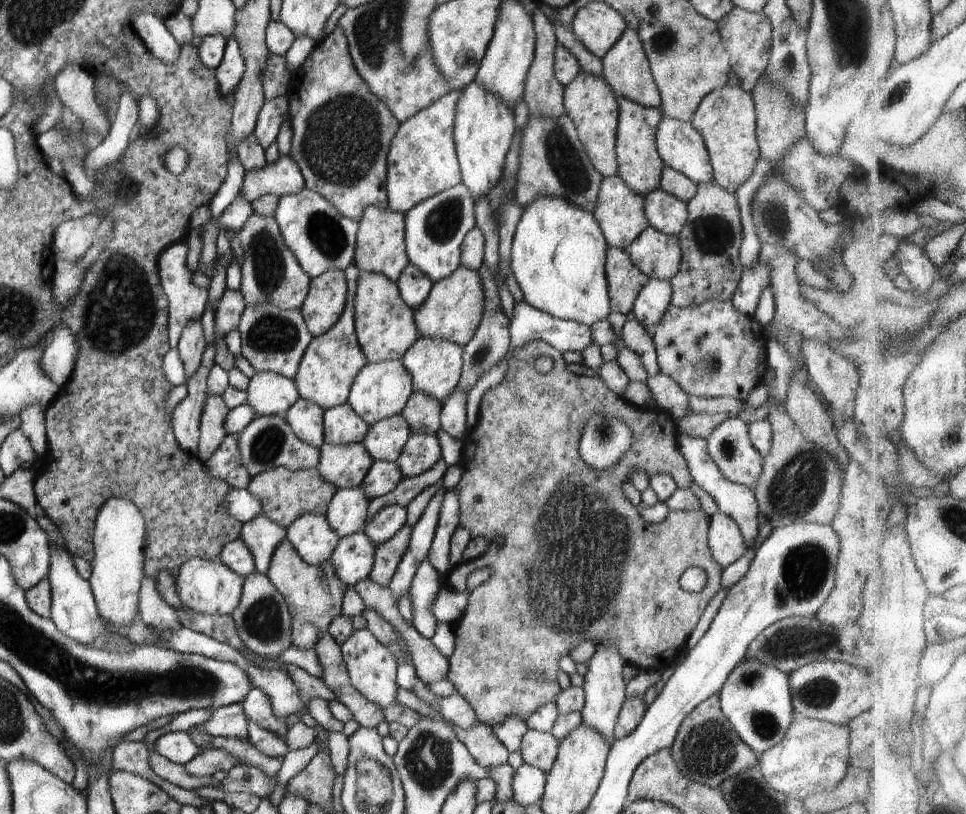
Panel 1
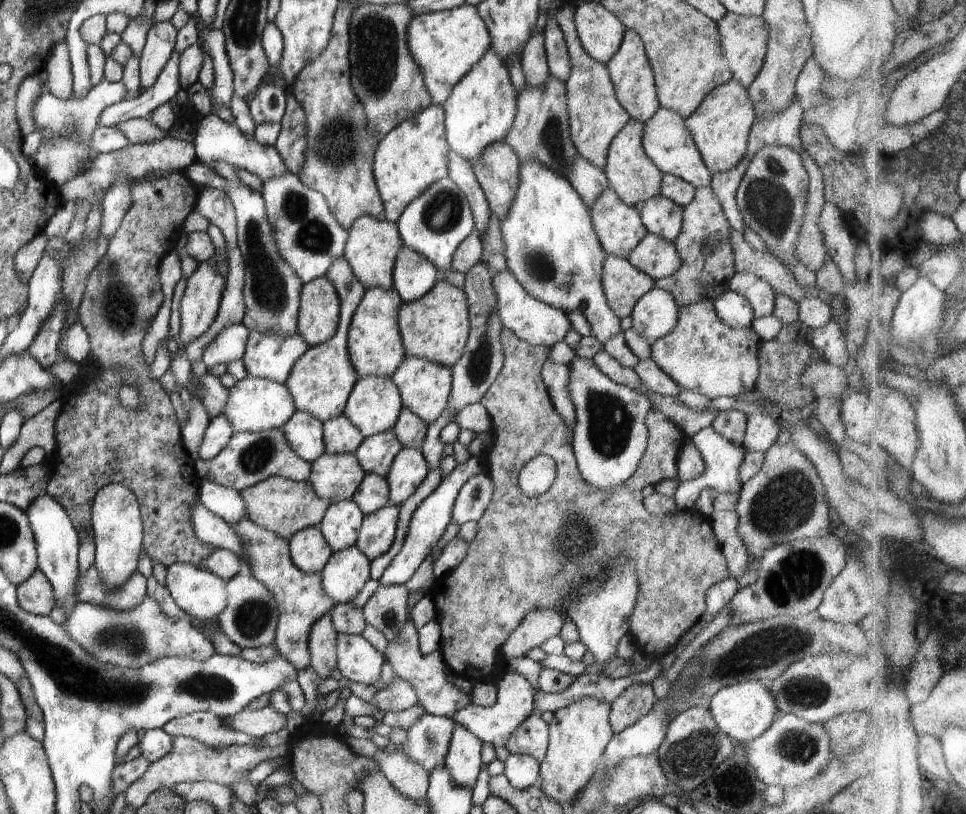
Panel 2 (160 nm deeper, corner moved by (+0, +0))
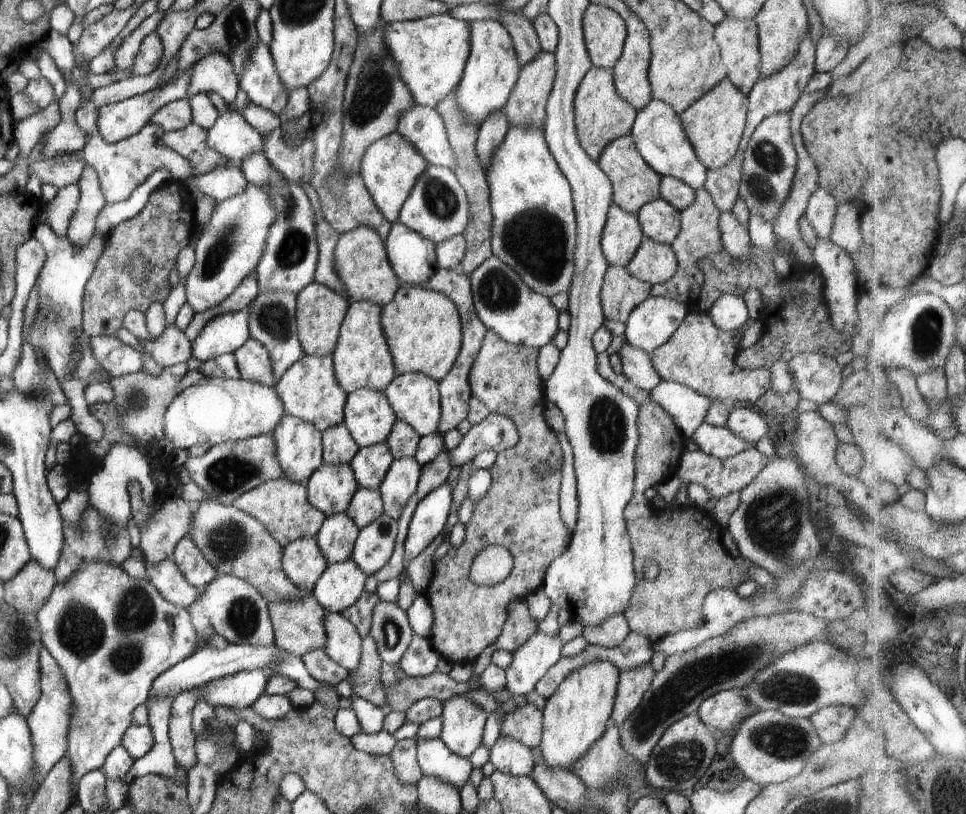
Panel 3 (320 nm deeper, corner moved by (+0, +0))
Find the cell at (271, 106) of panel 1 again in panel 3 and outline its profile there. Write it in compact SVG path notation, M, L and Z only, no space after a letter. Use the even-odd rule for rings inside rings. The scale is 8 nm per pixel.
M258 41L247 56L243 73L239 78L239 88L247 92L250 100L255 105L273 112L277 117L281 115L288 102L289 94L280 82L269 48L262 41Z

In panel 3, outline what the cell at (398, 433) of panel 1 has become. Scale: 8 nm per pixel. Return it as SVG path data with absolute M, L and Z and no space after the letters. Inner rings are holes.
M386 443L361 448L350 461L359 488L377 489L384 480L394 458Z

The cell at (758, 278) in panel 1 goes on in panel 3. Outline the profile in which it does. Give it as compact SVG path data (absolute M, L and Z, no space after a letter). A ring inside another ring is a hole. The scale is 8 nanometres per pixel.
M734 293L720 294L709 308L712 322L722 330L733 331L749 322L749 312L744 299Z

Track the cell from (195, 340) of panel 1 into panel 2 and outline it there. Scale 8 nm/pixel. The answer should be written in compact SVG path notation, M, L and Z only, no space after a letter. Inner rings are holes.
M215 250L208 260L199 262L194 274L187 278L186 288L180 302L180 334L184 346L202 336L202 333L210 328L220 310L220 301L223 299L227 278L217 269L218 264L219 254Z

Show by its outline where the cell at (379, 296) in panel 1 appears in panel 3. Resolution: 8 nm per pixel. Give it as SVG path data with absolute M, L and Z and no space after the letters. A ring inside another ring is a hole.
M368 301L350 302L342 321L338 342L331 357L340 388L349 395L358 389L384 392L397 375L395 364L381 327L381 306Z

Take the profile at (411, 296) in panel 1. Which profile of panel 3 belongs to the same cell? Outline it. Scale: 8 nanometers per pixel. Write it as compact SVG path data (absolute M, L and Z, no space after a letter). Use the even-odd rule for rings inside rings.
M396 221L385 240L388 262L404 286L420 287L438 269L435 244Z

